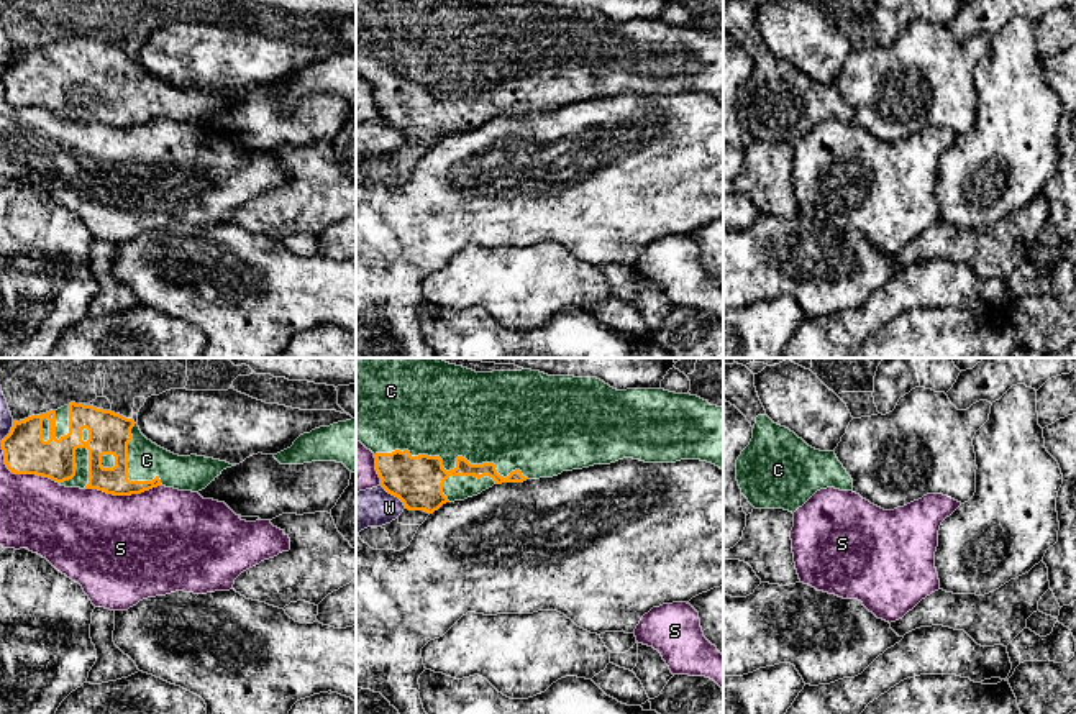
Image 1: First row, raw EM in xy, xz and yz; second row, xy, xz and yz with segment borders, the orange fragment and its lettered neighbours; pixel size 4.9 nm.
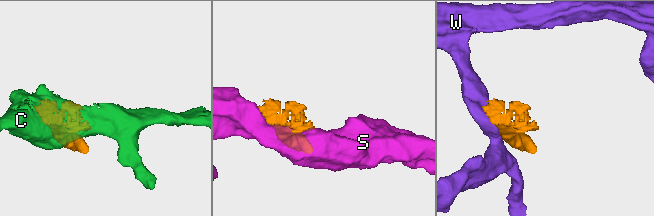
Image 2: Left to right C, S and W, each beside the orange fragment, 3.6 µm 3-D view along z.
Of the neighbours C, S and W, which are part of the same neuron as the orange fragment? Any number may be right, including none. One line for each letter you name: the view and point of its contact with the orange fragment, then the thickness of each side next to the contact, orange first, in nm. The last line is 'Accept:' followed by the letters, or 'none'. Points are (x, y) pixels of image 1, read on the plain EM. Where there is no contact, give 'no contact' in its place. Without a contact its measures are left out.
C: xz (456, 99) | 240/400 nm
Accept: C

